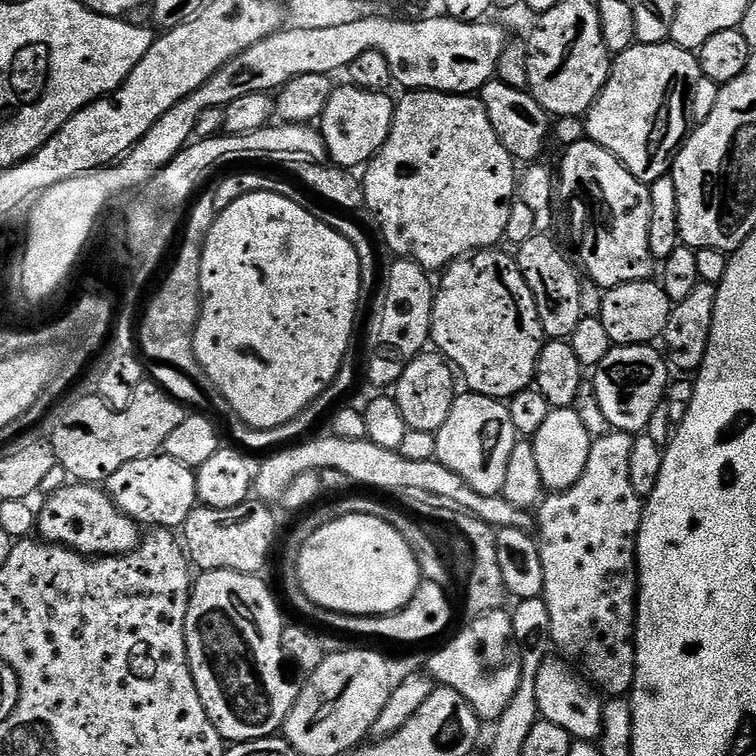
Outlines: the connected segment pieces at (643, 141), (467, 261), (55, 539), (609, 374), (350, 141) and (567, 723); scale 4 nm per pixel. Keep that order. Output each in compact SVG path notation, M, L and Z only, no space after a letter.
M674 43L633 44L630 50L619 53L611 61L606 86L586 113L587 135L624 163L626 170L644 184L651 185L658 178L669 175L680 145L690 135L690 97L692 88L702 78L700 62L695 51L680 48Z
M486 248L483 252L473 252L462 260L443 269L441 280L432 301L431 343L442 353L445 360L453 365L468 385L467 391L477 392L495 400L509 401L522 390L533 387L536 367L546 337L542 322L538 318L538 306L534 294L520 273L515 255L500 252L496 248Z
M69 482L44 502L38 508L38 532L50 544L63 544L84 556L121 556L140 545L141 525L122 514L103 487Z
M621 344L613 346L610 354L602 358L602 362L594 370L594 387L598 406L602 406L602 414L606 414L606 422L617 432L630 432L640 434L647 429L650 418L654 415L654 410L658 409L658 404L666 400L666 393L670 383L670 364L663 355L659 356L655 352L655 347L646 344Z
M344 82L341 88L340 85L333 87L330 102L326 102L326 110L320 115L318 121L318 129L324 137L327 155L330 157L331 163L338 164L341 168L356 170L367 165L368 161L379 152L390 134L390 126L392 125L394 100L393 97L388 97L388 94L384 90L371 92L365 88L358 88L351 82Z
M549 654L542 662L542 666L538 670L538 706L540 707L541 717L554 722L554 726L562 726L562 730L569 732L573 741L599 741L605 701L598 695L597 689L577 669L576 673L572 668L575 667L569 661L556 654Z

